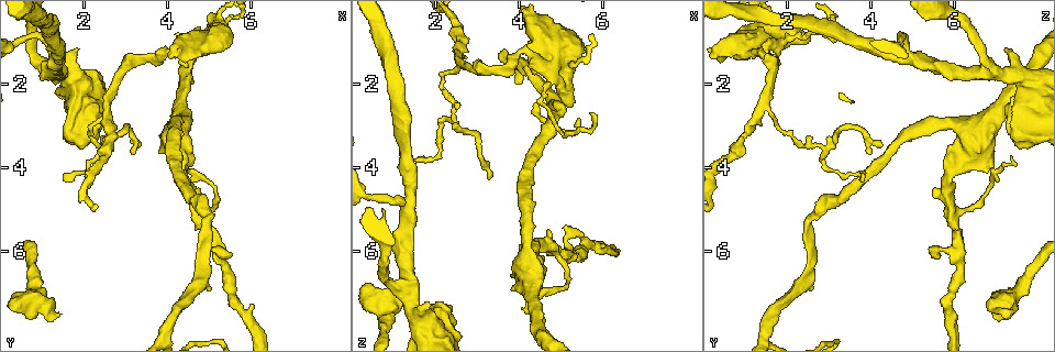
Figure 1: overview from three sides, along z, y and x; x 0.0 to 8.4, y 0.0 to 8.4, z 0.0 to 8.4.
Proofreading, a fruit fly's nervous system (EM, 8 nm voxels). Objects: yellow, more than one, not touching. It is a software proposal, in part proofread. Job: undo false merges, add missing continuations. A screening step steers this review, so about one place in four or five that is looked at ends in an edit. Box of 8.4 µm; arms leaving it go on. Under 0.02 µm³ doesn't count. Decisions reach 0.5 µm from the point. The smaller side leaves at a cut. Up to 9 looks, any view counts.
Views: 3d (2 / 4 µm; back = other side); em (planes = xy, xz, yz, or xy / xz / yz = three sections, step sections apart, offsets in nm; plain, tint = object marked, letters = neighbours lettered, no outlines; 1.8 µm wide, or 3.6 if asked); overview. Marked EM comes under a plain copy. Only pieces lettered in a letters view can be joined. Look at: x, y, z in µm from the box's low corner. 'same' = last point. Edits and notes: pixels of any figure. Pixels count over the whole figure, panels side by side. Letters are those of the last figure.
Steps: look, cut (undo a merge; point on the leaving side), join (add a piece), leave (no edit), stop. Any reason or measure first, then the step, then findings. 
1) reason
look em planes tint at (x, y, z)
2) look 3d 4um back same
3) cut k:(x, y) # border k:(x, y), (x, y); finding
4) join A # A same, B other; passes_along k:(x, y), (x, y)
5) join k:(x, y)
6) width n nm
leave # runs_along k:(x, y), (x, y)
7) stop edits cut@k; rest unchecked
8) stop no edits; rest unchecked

arms run side by side
look em 3.6um planes letters at (4.35, 1.20, 1.10)

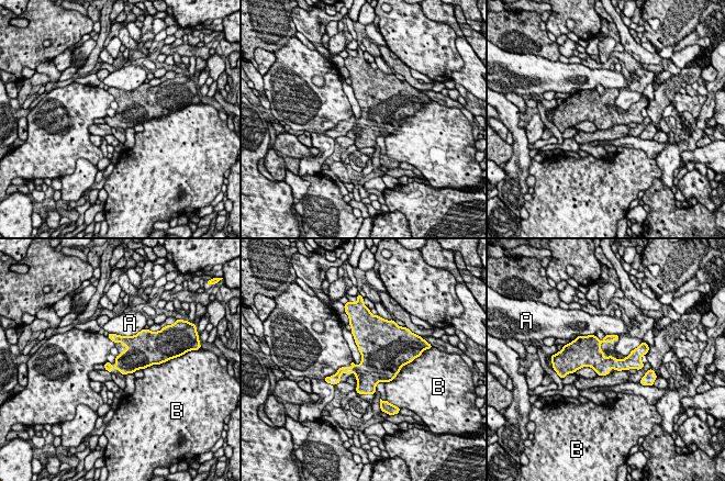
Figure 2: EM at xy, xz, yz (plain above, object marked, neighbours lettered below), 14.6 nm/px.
longest_contact A 460 nm
leave # A other, B other; runs_along 2:(639, 351), (626, 364), (578, 360); all the same cell

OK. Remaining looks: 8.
look 3d 4um at (2.60, 2.50, 1.50)

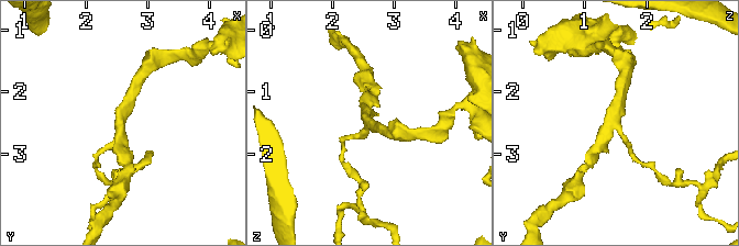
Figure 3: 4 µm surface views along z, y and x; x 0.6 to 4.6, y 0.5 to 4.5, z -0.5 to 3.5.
arms 3
look em 3.6um planes letters at (2.60, 2.50, 1.45)

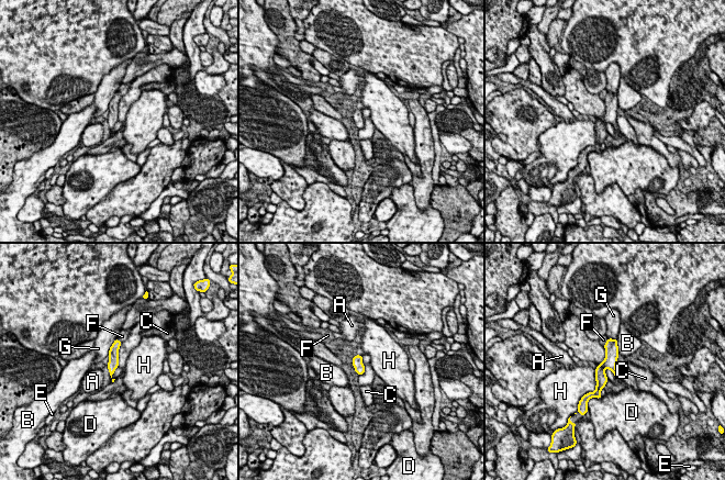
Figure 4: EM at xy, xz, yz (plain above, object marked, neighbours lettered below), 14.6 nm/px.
width 160 nm
leave # A other, B other, C other, D other, E other, F other, G other, H other; border 4:(595, 369), (595, 389), (583, 395); one cell here

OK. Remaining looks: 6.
abrupt turn
look 3d 4um at (2.50, 3.55, 3.00)

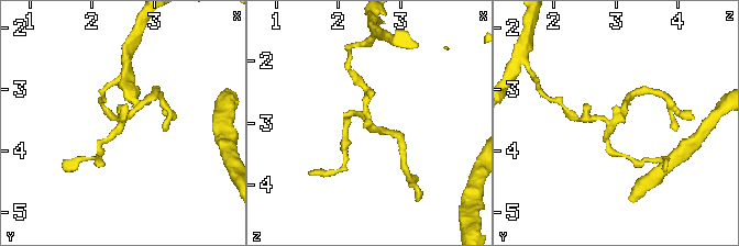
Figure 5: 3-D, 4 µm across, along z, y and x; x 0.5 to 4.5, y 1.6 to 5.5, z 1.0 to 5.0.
look em xy step 16 letters at (2.50, 3.50, 2.95)

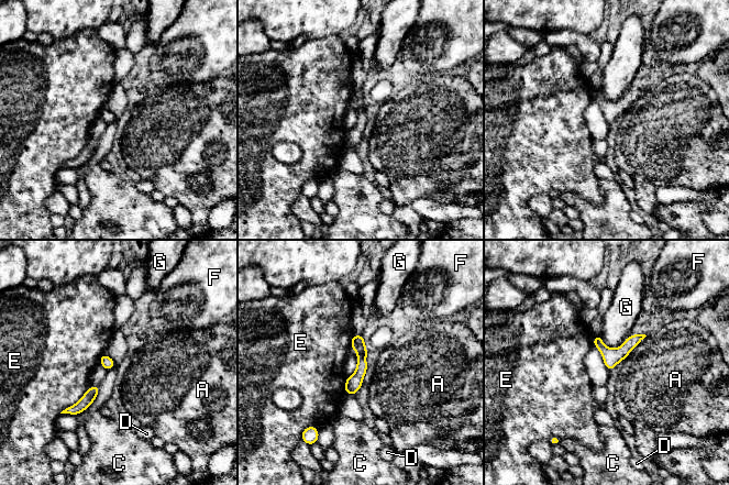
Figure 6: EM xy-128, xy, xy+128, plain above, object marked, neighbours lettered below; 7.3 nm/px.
width 90 nm
leave # A other, C other, D other, E other, F other, G other; all the same cell

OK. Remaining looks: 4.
stops while still wide
look 3d 2um at (1.45, 7.45, 7.10)

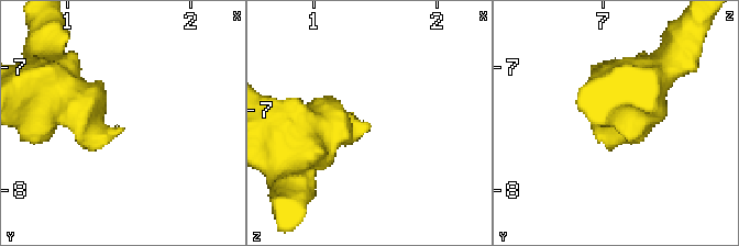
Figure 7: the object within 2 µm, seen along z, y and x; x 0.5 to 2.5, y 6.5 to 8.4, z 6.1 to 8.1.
look em xz step 4 letters at (1.42, 7.52, 7.08)

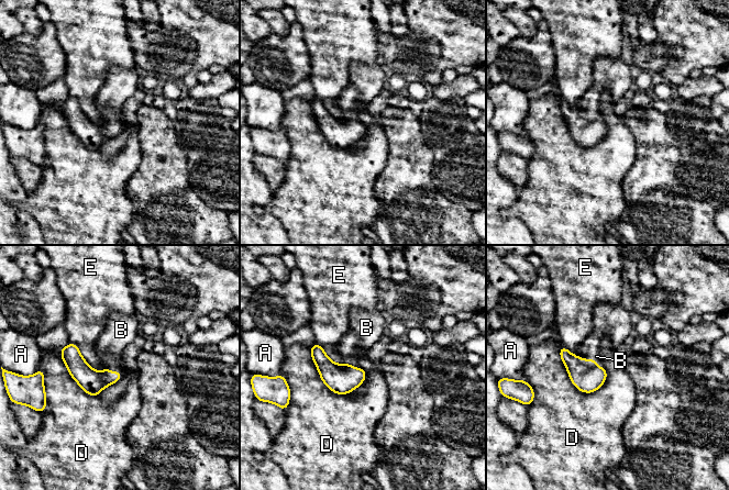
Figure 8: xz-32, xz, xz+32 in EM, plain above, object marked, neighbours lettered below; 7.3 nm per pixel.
join B # A other, B same, D other, E other; passes_along 8:(92, 382), (114, 371), (116, 337); the cell continues

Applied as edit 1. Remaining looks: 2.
stop edits join@8; rest unchecked

